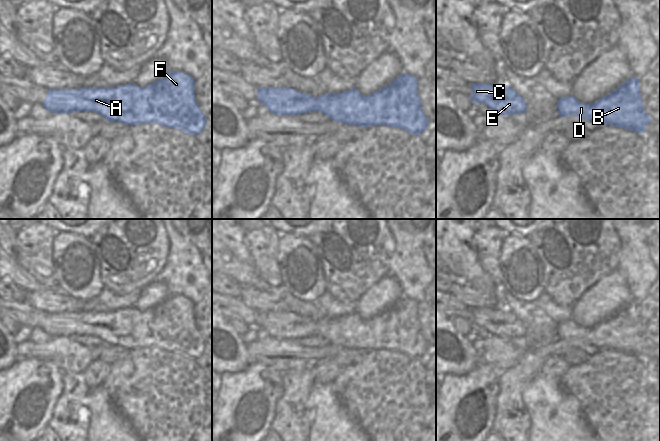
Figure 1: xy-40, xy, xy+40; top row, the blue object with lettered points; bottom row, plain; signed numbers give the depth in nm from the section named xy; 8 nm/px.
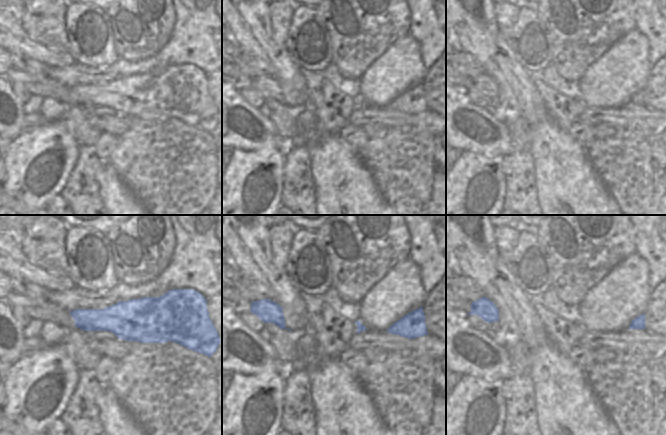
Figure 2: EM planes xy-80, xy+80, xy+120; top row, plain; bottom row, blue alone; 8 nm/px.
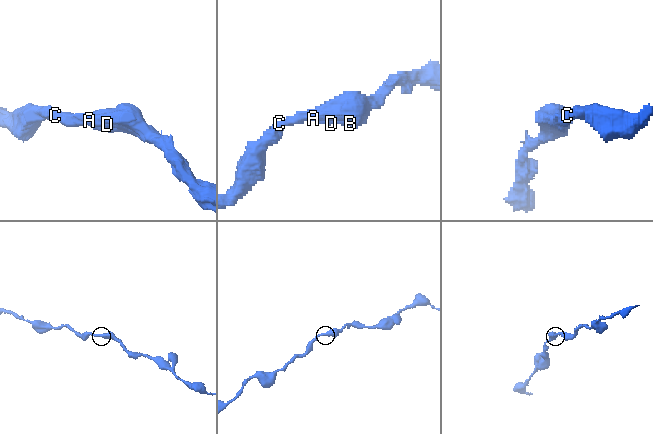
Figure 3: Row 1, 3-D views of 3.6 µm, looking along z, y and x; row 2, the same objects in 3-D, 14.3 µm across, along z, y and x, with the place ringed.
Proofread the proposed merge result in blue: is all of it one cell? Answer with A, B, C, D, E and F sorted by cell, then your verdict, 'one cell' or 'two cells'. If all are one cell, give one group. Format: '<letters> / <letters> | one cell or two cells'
A B C D E F | one cell

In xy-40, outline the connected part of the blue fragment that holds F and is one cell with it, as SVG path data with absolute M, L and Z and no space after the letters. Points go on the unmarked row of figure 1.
M169 295L162 303L140 311L134 307L116 311L82 311L80 313L49 313L43 324L43 330L51 337L74 337L76 335L94 335L105 342L105 345L118 345L126 349L156 347L174 353L180 353L190 359L203 355L207 344L195 324L195 303L182 295Z

